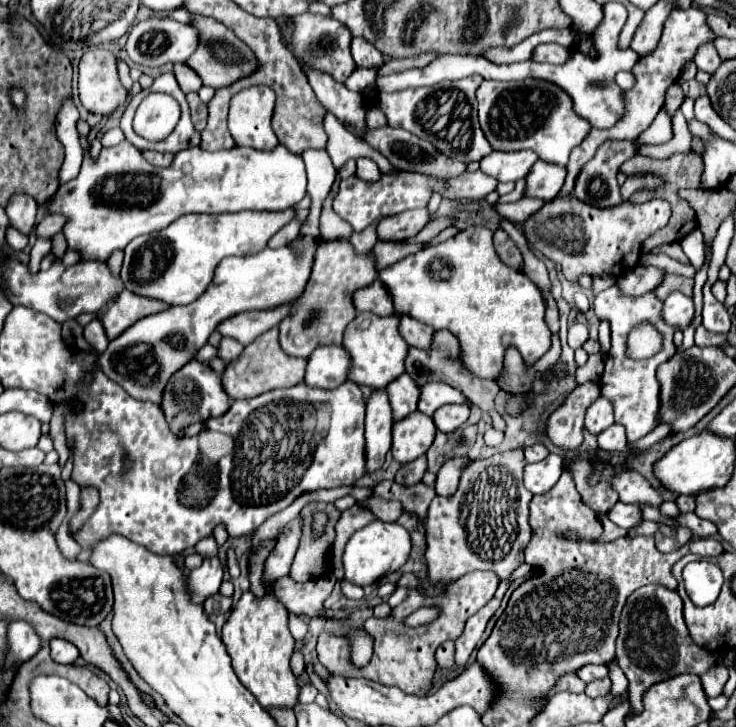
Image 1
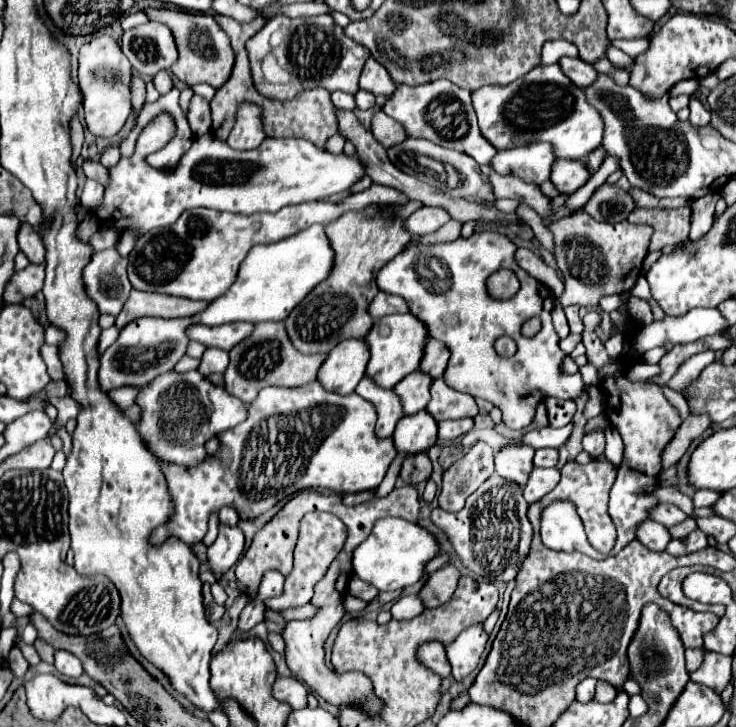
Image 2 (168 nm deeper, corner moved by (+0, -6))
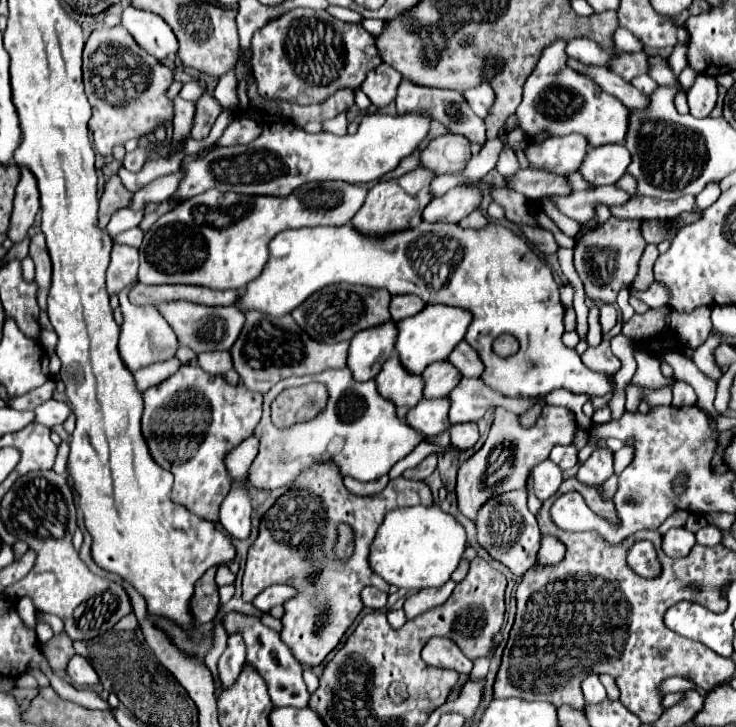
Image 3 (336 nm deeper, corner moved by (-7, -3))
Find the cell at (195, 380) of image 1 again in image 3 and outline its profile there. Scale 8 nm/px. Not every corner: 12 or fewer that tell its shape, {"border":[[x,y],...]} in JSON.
{"border":[[185,363],[143,391],[171,501],[219,523],[261,393]]}

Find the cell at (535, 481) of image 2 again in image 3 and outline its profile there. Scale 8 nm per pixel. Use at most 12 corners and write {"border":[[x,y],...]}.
{"border":[[551,459],[535,465],[533,493],[539,501],[553,497],[563,481]]}

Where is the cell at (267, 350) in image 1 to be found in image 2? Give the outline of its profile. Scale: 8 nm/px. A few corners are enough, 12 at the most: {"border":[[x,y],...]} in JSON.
{"border":[[260,322],[230,350],[226,390],[250,404],[266,386],[316,380],[320,354],[292,348],[284,322]]}

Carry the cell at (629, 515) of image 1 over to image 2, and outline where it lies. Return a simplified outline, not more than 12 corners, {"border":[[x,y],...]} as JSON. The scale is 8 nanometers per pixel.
{"border":[[644,520],[636,540],[650,550],[664,550],[670,534],[662,524]]}

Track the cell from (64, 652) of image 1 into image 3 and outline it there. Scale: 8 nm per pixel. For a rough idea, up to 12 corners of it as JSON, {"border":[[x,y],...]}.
{"border":[[81,655],[69,661],[73,683],[91,687],[99,683],[95,669]]}

